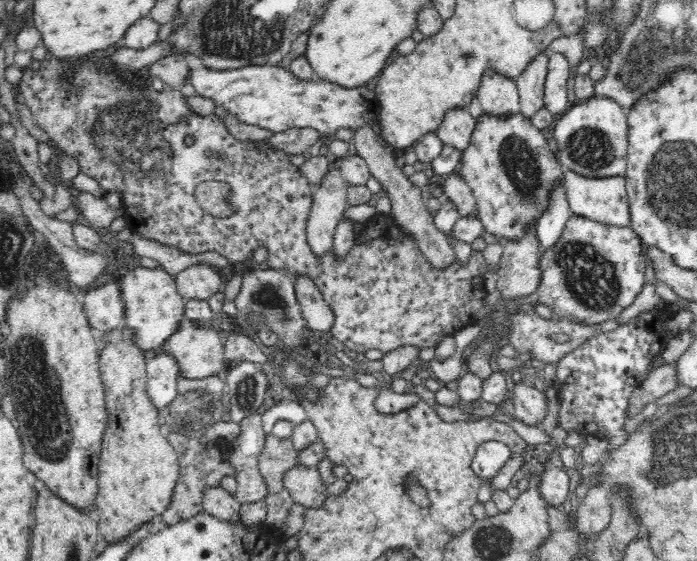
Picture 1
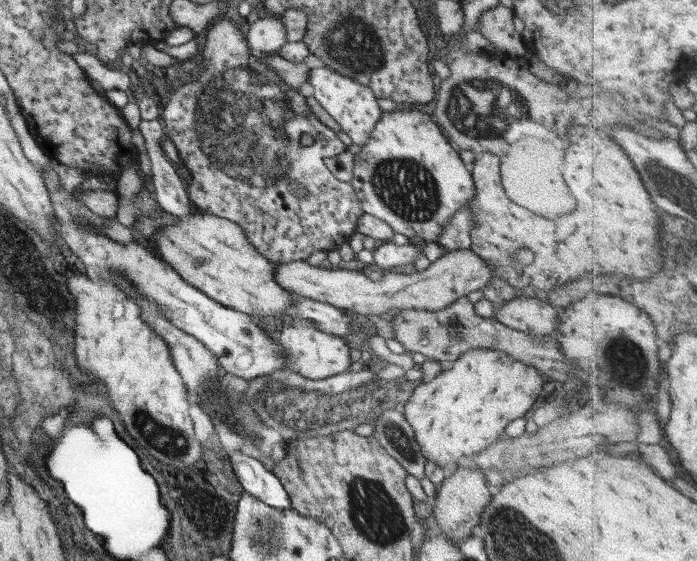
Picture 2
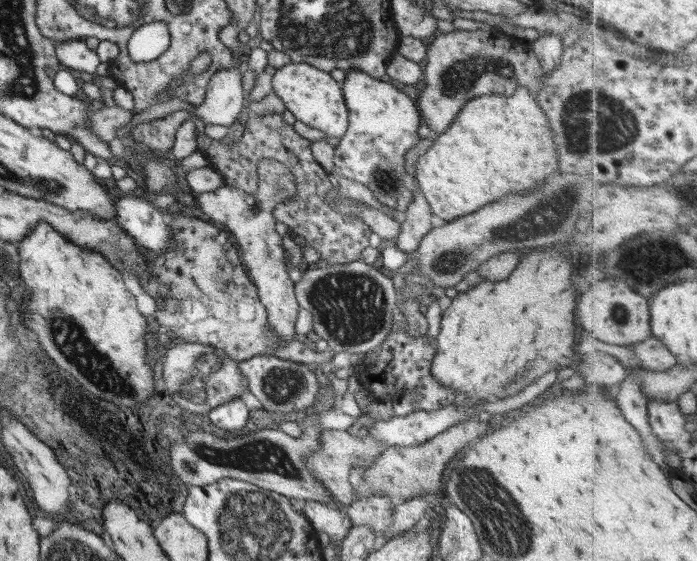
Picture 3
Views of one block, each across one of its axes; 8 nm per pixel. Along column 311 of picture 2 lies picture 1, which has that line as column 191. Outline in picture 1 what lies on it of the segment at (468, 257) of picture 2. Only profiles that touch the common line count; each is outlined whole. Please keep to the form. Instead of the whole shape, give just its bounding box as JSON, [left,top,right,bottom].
[174,263,225,300]

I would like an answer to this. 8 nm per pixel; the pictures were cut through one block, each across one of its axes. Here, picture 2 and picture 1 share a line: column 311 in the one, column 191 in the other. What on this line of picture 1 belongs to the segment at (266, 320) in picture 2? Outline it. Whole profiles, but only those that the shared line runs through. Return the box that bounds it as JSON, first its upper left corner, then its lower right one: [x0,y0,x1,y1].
[164,316,227,378]

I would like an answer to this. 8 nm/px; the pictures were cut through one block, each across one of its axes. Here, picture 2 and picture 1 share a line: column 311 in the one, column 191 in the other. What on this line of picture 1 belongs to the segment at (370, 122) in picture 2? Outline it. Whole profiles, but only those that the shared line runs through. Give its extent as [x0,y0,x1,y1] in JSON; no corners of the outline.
[186,65,380,136]

